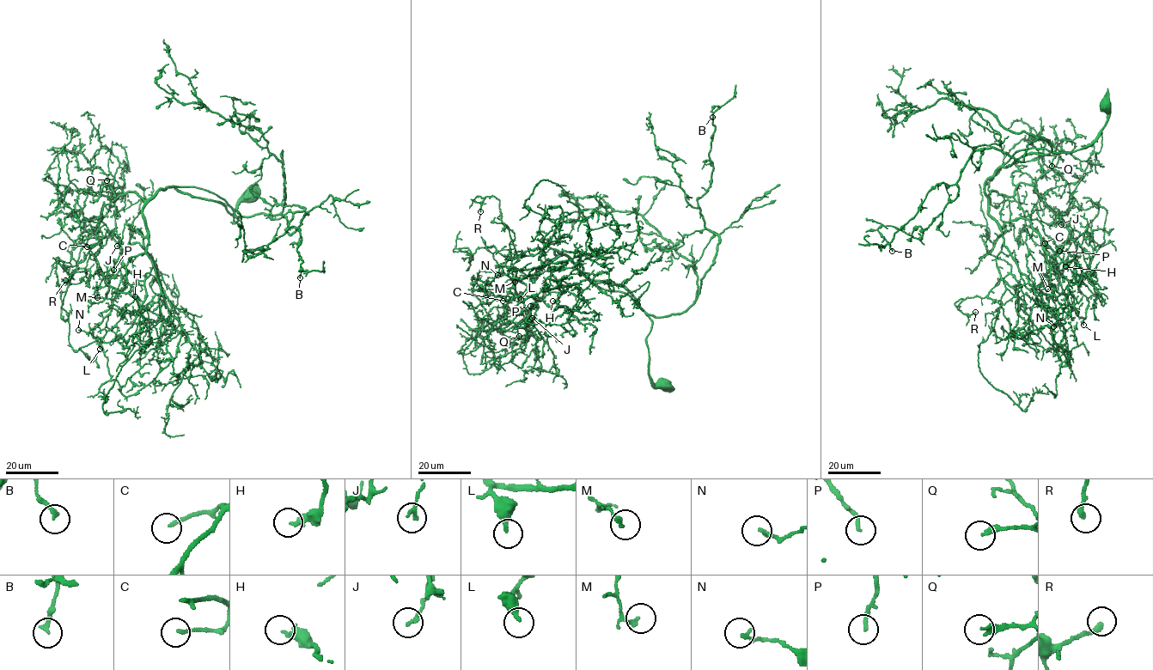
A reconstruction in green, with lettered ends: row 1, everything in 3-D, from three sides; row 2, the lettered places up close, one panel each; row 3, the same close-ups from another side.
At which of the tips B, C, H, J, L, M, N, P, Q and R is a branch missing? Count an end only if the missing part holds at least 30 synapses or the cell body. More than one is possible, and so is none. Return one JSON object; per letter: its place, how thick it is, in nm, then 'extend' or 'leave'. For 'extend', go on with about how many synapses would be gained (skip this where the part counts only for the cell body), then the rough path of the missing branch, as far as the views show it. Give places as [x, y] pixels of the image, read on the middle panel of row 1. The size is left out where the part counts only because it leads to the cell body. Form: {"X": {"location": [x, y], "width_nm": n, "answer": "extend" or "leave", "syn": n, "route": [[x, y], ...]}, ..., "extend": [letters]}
{"B": {"location": [712, 117], "width_nm": 200, "answer": "leave"}, "C": {"location": [503, 301], "width_nm": 160, "answer": "leave"}, "H": {"location": [552, 301], "width_nm": 280, "answer": "leave"}, "J": {"location": [532, 318], "width_nm": 180, "answer": "leave"}, "L": {"location": [521, 299], "width_nm": 300, "answer": "leave"}, "M": {"location": [515, 282], "width_nm": 180, "answer": "leave"}, "N": {"location": [497, 275], "width_nm": 170, "answer": "leave"}, "P": {"location": [530, 306], "width_nm": 190, "answer": "leave"}, "Q": {"location": [519, 336], "width_nm": 280, "answer": "leave"}, "R": {"location": [480, 211], "width_nm": 280, "answer": "leave"}, "extend": []}

